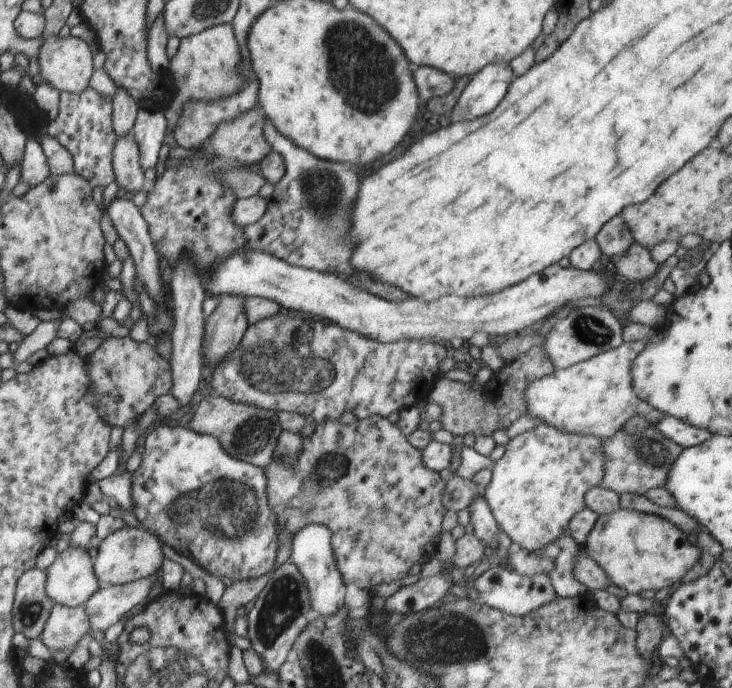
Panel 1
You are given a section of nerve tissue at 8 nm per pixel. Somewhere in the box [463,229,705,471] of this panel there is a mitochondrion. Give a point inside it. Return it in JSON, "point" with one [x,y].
{"point":[587,330]}

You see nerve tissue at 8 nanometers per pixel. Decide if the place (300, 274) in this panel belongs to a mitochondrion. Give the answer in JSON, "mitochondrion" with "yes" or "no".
{"mitochondrion":"no"}

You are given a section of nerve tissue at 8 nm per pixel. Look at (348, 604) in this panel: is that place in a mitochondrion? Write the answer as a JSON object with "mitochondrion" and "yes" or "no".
{"mitochondrion":"no"}

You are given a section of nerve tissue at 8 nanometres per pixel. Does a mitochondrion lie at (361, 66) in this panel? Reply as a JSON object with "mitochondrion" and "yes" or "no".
{"mitochondrion":"yes"}

